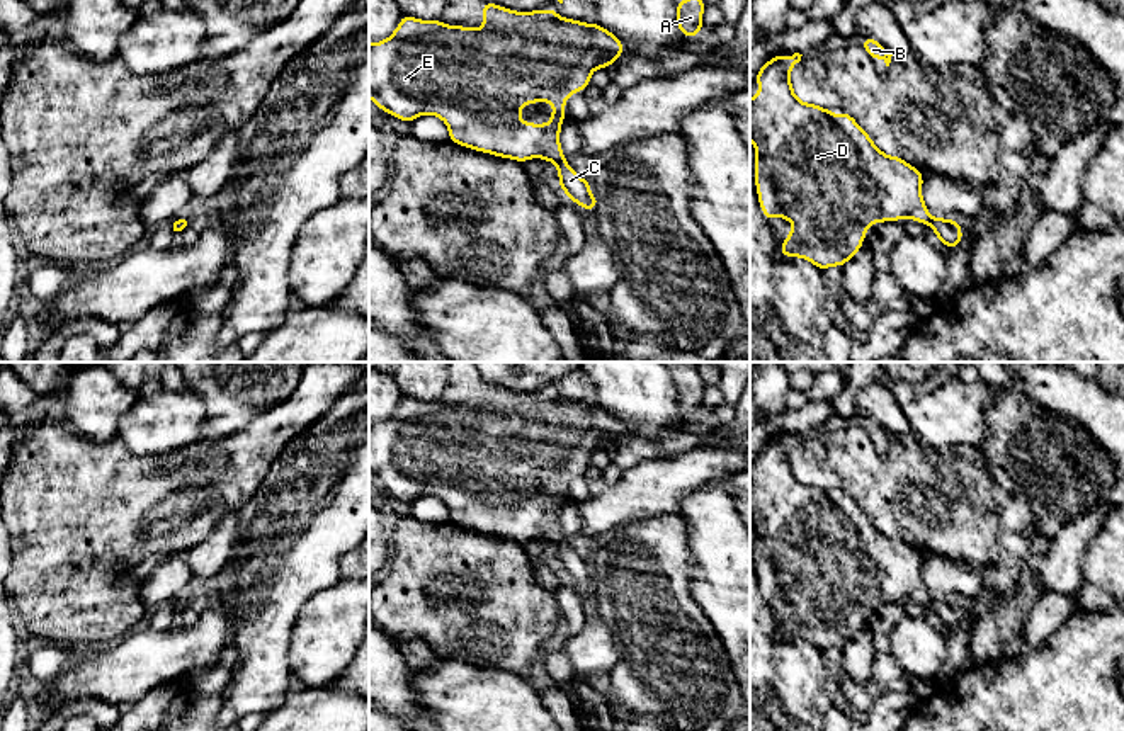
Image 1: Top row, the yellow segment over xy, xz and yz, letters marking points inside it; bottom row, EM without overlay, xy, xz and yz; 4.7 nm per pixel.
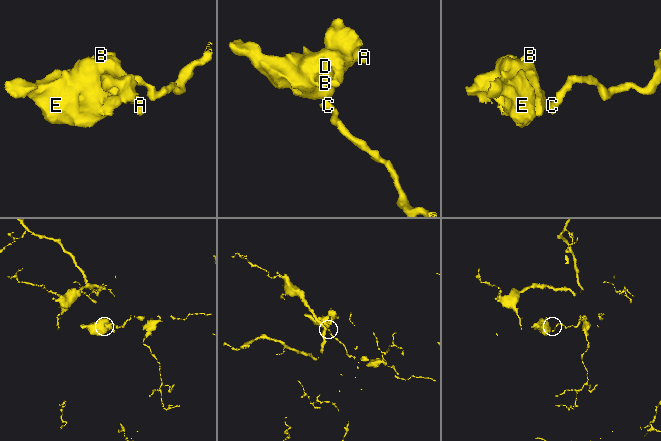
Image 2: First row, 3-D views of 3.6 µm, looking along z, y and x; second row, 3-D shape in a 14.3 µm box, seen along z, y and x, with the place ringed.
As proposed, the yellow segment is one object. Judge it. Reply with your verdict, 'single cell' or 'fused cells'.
fused cells

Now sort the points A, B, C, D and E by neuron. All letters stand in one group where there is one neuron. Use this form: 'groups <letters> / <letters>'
groups A B D E / C

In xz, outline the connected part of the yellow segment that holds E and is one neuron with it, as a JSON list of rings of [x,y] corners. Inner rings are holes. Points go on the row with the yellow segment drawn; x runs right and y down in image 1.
[[[483,2],[481,29],[446,26],[440,19],[418,20],[403,15],[388,39],[369,44],[369,99],[376,102],[378,109],[406,122],[422,114],[440,117],[456,144],[520,163],[529,158],[542,158],[559,165],[565,162],[559,146],[561,121],[566,117],[565,100],[590,85],[593,70],[609,68],[622,53],[624,44],[602,26],[561,19],[556,10],[548,8],[515,12]],[[546,100],[553,104],[551,122],[525,122],[519,107]]]

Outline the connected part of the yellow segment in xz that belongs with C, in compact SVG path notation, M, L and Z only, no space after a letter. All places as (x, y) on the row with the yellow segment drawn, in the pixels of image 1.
M566 162L558 165L558 177L568 199L580 204L587 212L599 206L597 197L590 194L588 180L582 178Z

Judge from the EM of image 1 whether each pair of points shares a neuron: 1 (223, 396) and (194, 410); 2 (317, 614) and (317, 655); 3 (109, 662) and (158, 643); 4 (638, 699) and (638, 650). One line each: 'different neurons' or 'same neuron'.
1: different neurons
2: same neuron
3: same neuron
4: same neuron

